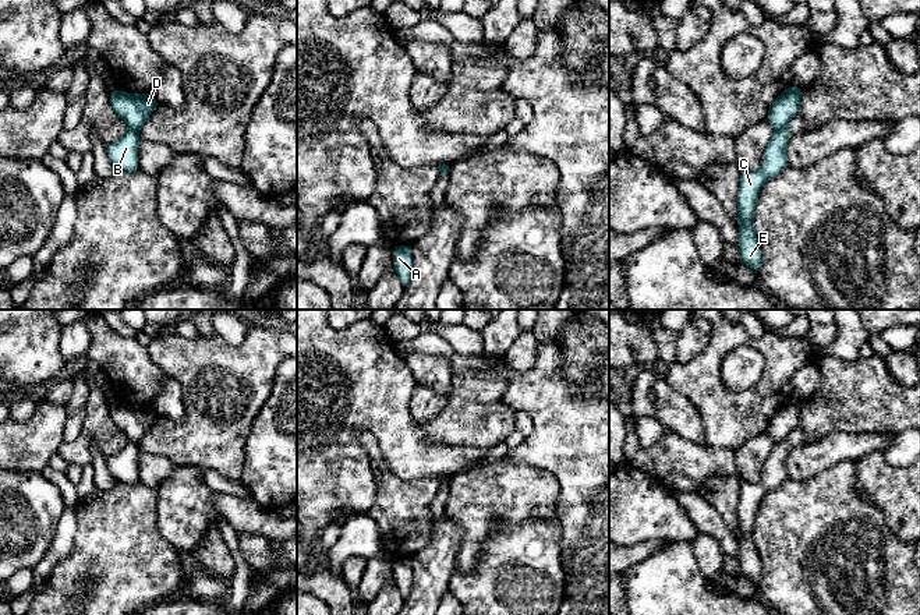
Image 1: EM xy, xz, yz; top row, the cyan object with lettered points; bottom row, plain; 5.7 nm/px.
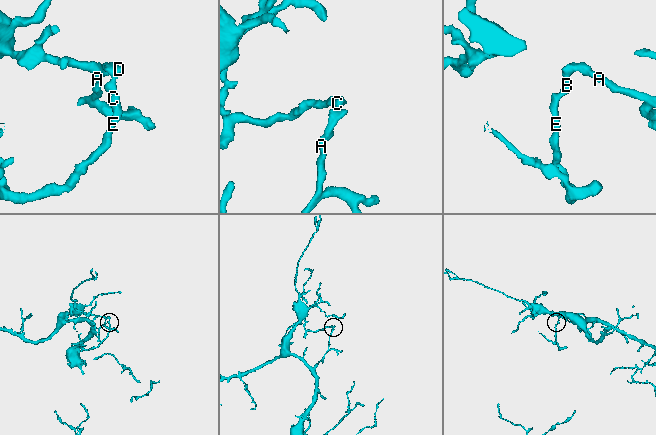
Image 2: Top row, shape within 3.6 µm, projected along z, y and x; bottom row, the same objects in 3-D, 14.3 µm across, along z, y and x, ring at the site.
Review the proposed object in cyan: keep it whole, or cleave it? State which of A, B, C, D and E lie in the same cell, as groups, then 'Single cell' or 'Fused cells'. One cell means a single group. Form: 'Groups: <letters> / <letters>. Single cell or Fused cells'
Groups: A D / B C E. Fused cells

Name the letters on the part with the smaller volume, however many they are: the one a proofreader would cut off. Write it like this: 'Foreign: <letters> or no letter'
Foreign: B, C, E

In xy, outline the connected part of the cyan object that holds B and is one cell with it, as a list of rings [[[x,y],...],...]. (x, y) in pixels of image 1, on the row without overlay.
[[[128,441],[120,452],[107,456],[107,467],[110,473],[118,480],[118,483],[127,485],[134,485],[139,483],[139,453],[141,450],[138,443]]]

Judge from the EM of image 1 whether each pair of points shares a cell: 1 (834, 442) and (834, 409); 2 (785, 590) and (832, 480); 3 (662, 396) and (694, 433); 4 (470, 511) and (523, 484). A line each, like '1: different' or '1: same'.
1: different
2: same
3: same
4: same

